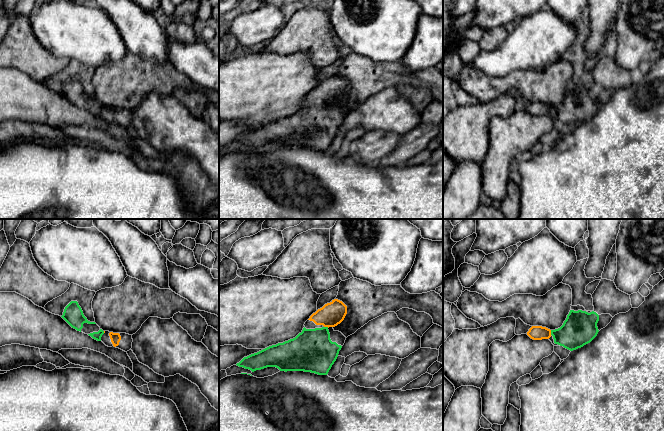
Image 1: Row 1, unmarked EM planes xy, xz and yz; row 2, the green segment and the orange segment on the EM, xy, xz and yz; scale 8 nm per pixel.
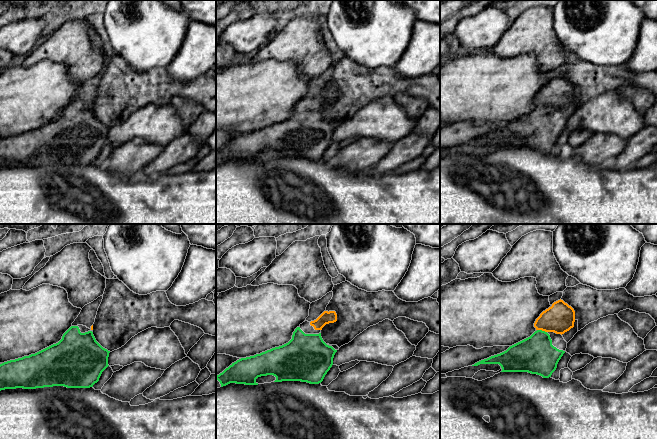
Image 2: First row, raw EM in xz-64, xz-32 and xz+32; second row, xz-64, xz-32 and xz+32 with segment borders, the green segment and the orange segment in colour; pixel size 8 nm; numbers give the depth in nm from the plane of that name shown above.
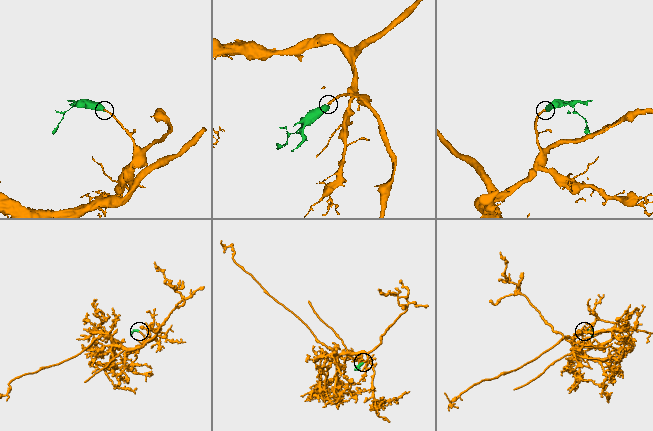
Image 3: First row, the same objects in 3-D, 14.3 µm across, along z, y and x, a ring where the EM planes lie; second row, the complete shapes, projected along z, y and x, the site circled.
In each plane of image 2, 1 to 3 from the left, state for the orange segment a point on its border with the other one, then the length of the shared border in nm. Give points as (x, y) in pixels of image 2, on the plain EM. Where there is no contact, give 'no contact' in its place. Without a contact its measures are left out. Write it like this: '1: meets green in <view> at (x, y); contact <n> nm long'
1: no contact
2: no contact
3: meets green in xz+32 at (541, 106); contact 80 nm long

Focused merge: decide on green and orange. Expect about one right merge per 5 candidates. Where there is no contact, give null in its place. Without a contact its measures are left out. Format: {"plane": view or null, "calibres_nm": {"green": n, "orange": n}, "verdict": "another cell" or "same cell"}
{"plane": "yz", "calibres_nm": {"green": 280, "orange": 110}, "verdict": "same cell"}

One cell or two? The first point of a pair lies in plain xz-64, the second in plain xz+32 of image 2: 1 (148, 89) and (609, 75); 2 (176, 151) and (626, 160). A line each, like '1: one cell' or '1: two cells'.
1: one cell
2: one cell

